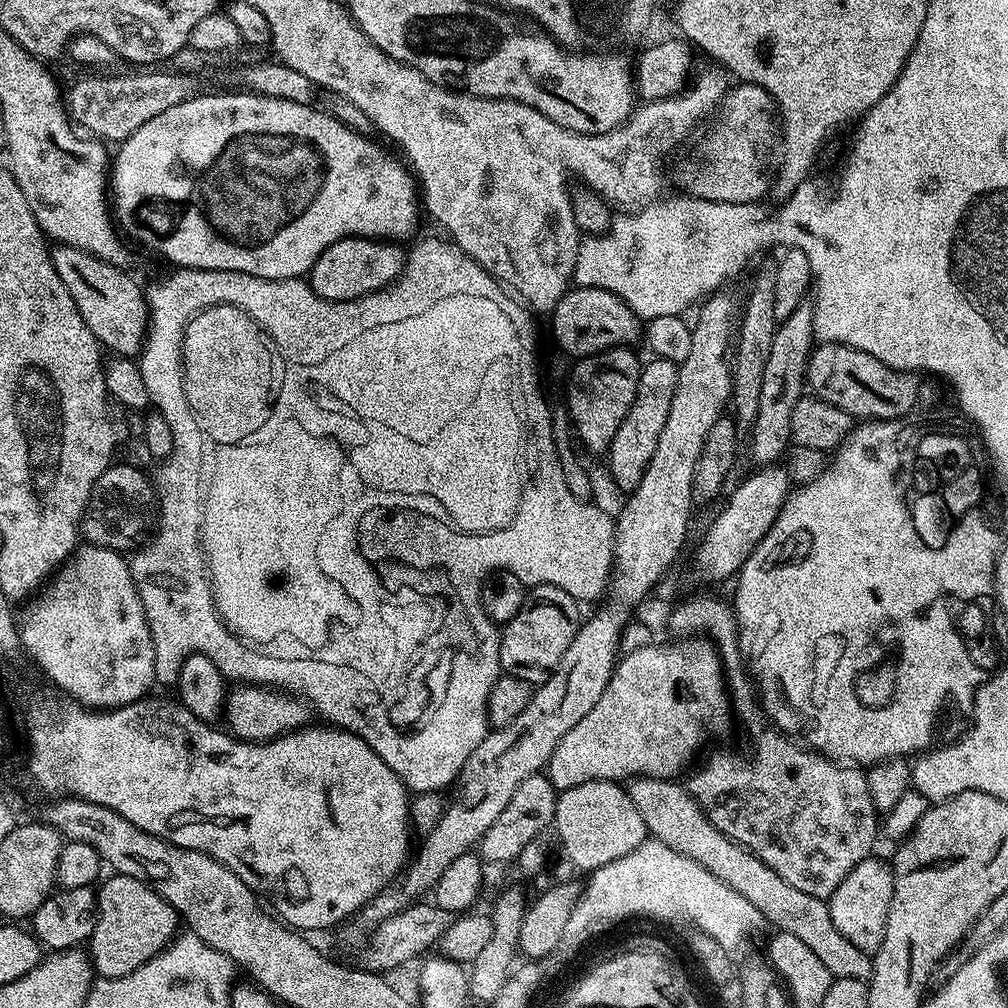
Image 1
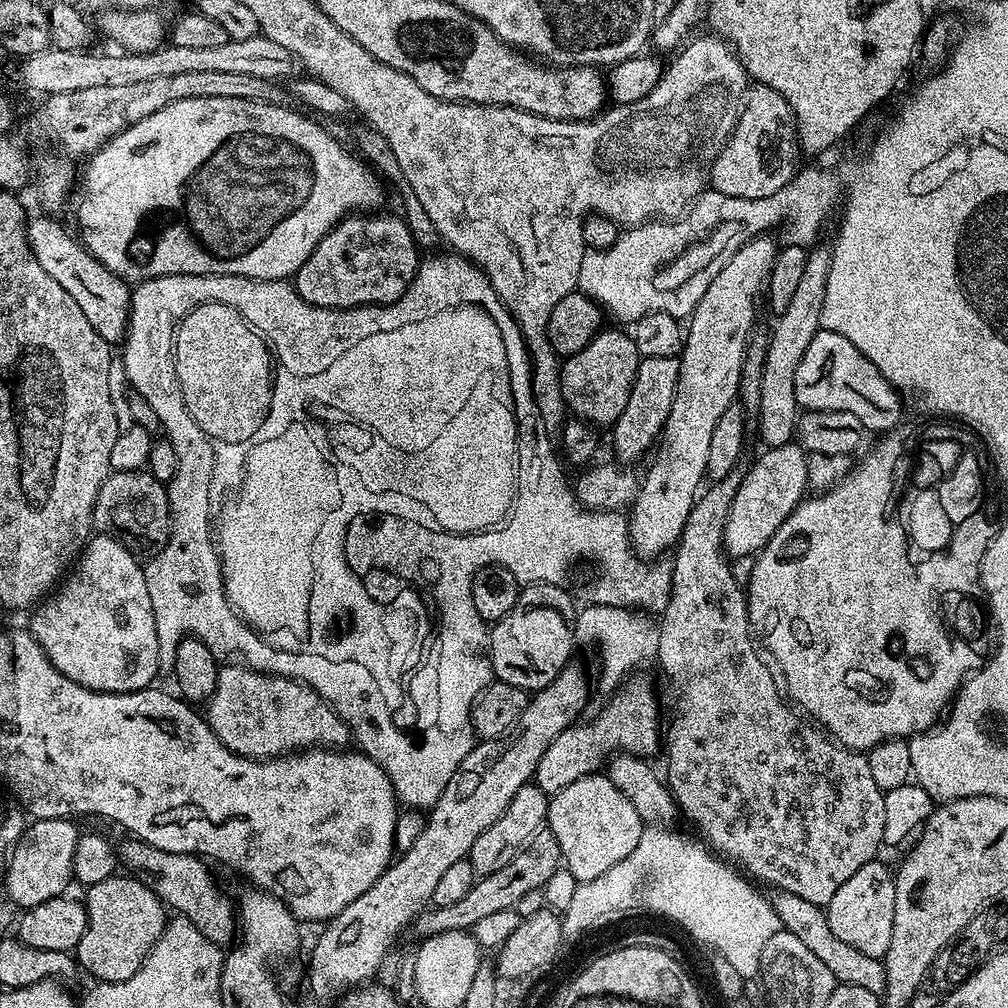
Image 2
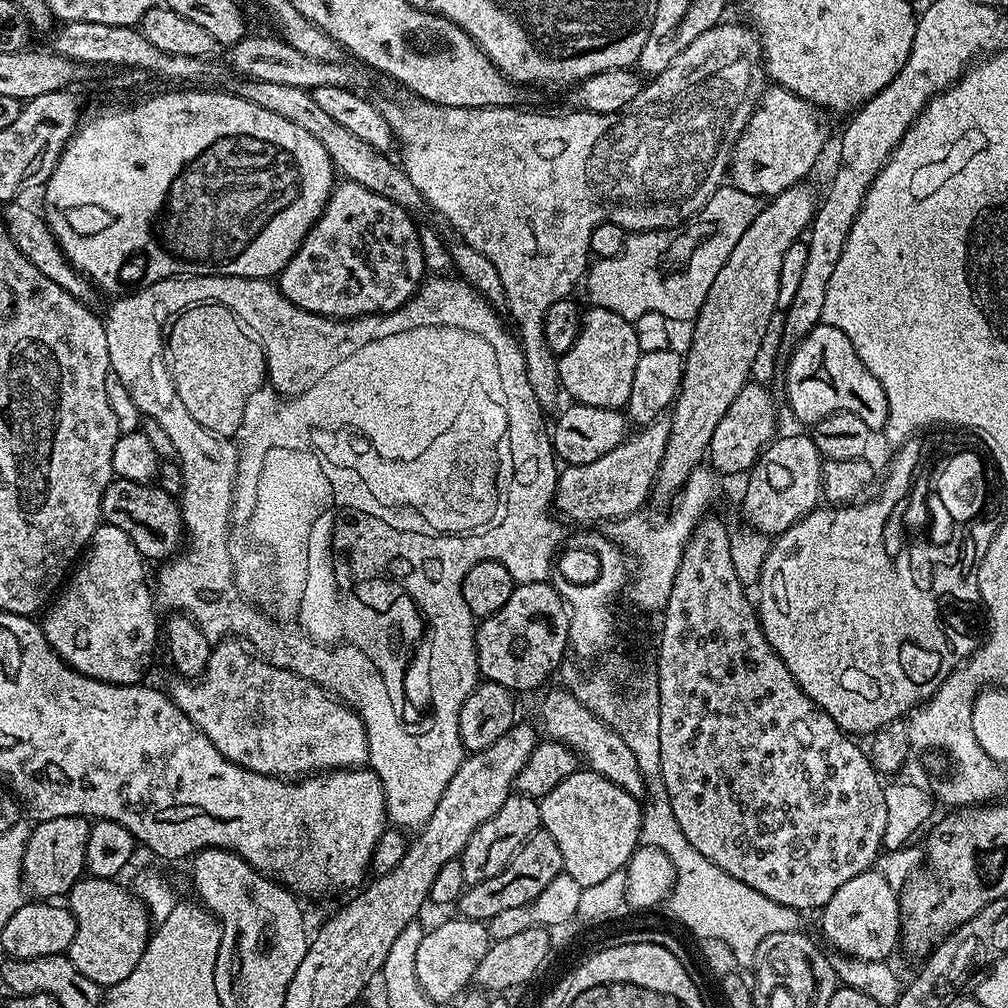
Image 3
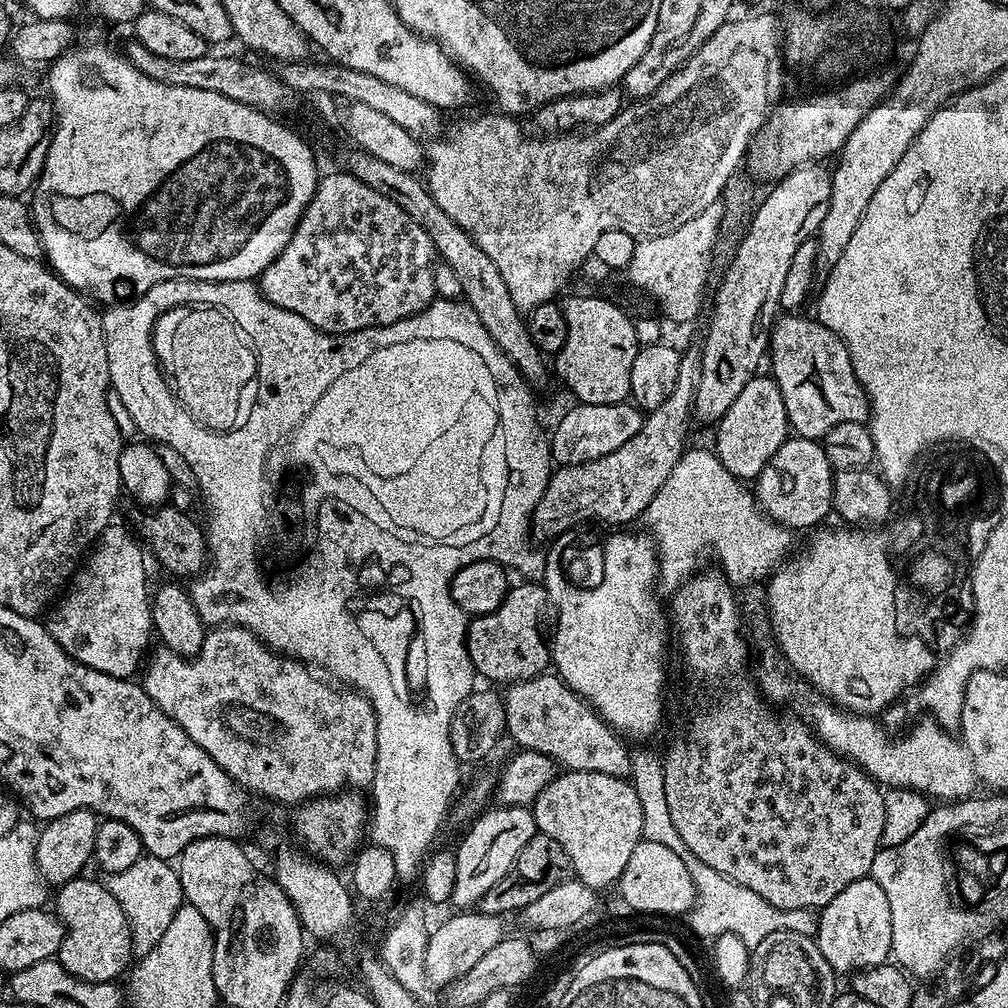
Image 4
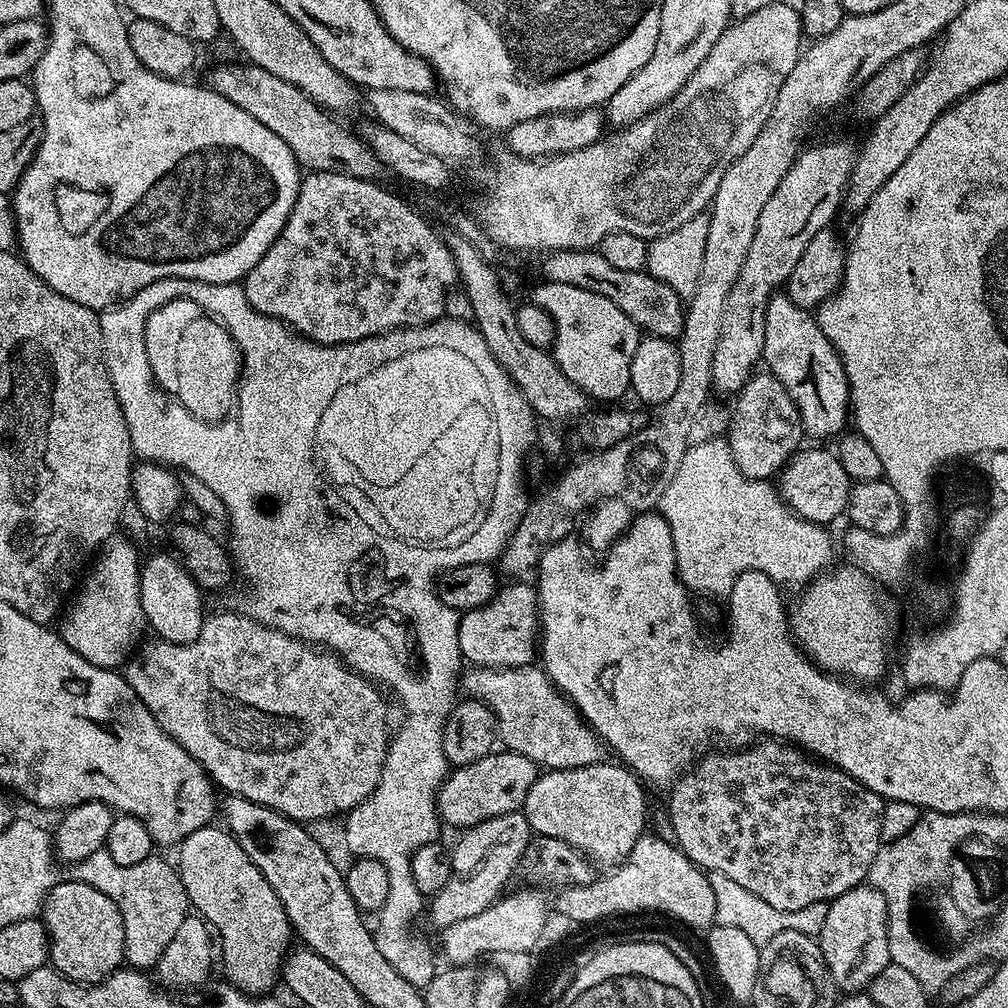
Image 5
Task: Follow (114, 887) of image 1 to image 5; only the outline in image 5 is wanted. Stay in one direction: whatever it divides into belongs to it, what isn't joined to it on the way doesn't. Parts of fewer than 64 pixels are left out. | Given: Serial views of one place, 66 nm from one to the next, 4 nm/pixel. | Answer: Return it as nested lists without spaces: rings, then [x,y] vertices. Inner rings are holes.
[[[61,879],[53,884],[51,890],[46,894],[42,919],[44,928],[48,931],[51,967],[56,968],[66,978],[73,980],[75,984],[102,982],[125,963],[122,914],[118,914],[118,906],[114,906],[114,902],[110,902],[110,898],[106,898],[106,894],[102,894],[102,890],[94,890],[94,886],[81,880]]]

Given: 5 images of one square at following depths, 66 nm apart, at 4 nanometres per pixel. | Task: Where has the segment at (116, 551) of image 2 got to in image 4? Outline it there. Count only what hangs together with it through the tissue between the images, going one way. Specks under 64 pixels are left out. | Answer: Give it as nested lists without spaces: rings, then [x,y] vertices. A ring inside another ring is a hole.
[[[109,524],[96,539],[86,559],[77,567],[66,591],[47,613],[46,627],[54,642],[58,642],[58,646],[62,646],[62,650],[66,650],[66,654],[70,654],[79,664],[119,680],[127,680],[137,675],[149,651],[148,639],[153,639],[154,629],[148,572],[144,569],[145,549],[131,531],[128,533],[118,524]]]

